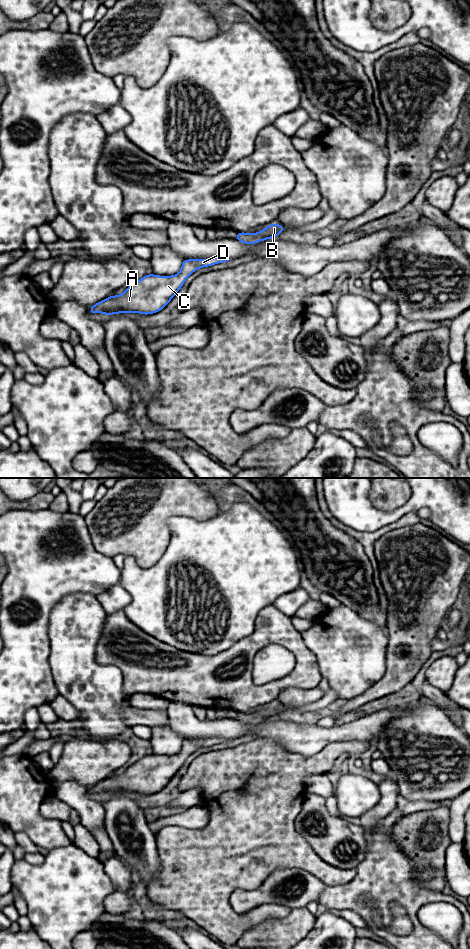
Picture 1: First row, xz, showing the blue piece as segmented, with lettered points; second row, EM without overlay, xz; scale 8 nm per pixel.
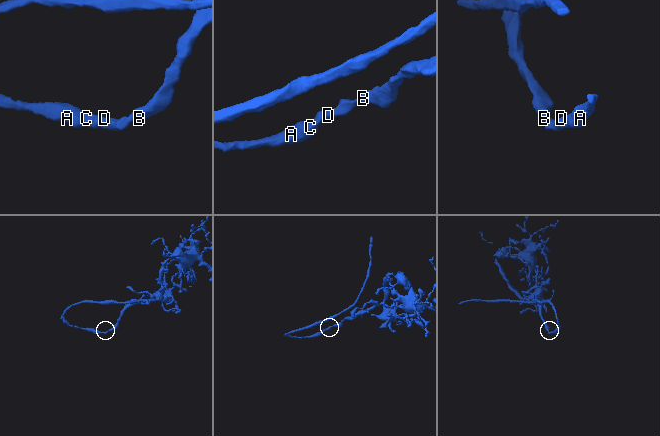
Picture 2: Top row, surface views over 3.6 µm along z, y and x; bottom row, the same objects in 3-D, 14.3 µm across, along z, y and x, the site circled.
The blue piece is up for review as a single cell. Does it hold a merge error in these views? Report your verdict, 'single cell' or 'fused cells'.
single cell

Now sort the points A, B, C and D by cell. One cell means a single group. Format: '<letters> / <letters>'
A B C D

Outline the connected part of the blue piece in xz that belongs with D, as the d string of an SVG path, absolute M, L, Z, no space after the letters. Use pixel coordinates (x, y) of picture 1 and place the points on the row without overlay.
M213 737L207 739L182 740L182 748L173 756L147 754L122 774L108 778L89 787L91 794L103 793L105 796L118 793L140 793L144 795L159 792L184 765L189 755L202 747L209 747L231 739Z

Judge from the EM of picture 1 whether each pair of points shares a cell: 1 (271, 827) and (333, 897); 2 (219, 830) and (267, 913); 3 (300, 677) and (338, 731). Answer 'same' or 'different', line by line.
1: different
2: same
3: different

